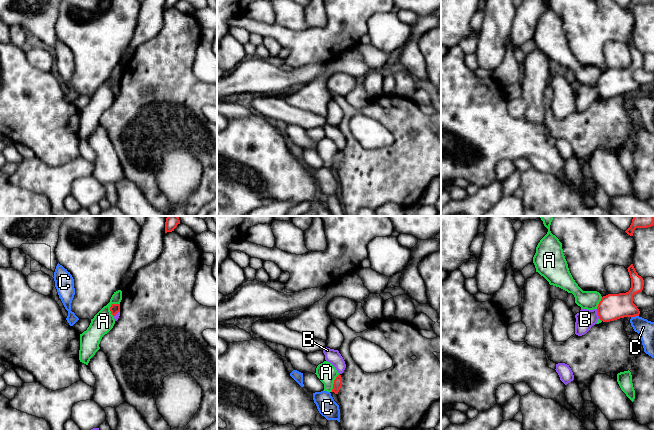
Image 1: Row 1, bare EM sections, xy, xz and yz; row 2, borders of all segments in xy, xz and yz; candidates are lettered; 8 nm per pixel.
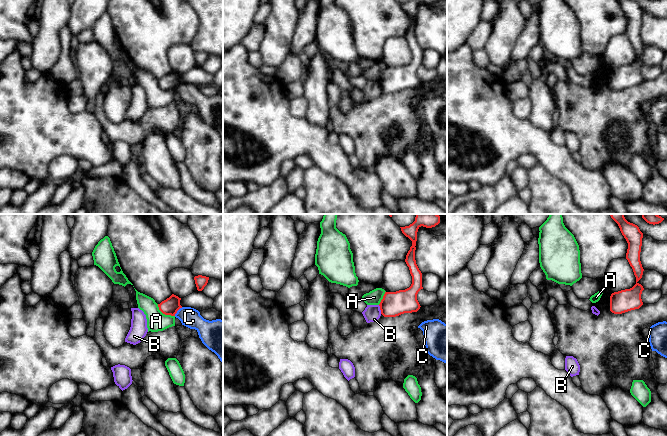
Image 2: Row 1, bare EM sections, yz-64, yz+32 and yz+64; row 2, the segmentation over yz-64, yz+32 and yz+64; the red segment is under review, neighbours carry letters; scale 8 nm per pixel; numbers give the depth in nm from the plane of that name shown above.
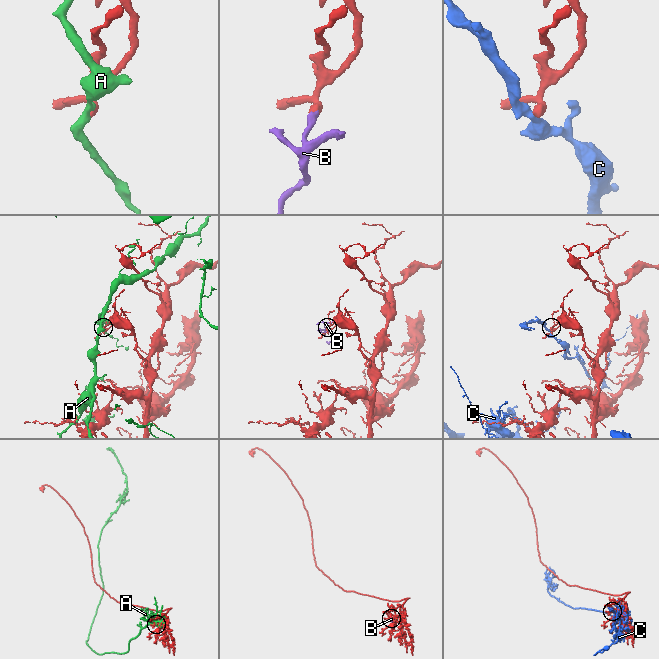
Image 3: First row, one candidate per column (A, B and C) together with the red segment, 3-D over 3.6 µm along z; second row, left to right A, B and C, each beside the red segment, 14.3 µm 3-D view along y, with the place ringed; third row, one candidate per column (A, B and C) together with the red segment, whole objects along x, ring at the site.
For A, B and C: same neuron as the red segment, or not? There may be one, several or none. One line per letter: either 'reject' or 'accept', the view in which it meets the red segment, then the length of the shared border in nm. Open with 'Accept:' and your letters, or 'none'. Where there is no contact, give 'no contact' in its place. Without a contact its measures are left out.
Accept: none
A: reject; contact in xy; length 120 nm
B: reject; contact in yz; length 80 nm
C: reject; contact in yz; length 70 nm

